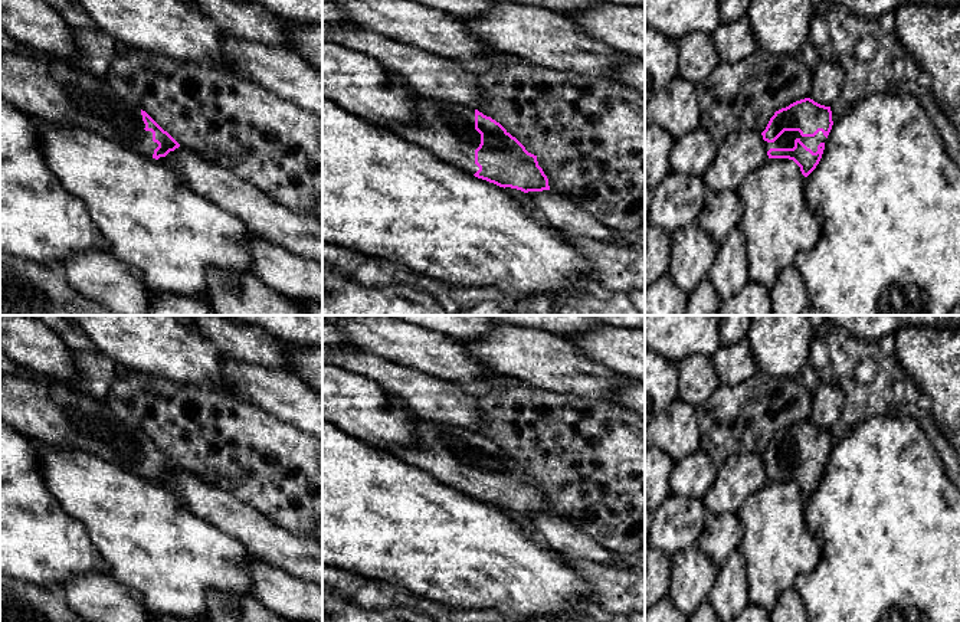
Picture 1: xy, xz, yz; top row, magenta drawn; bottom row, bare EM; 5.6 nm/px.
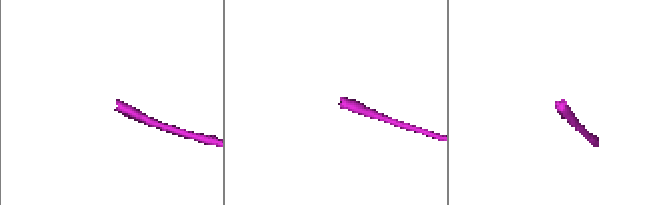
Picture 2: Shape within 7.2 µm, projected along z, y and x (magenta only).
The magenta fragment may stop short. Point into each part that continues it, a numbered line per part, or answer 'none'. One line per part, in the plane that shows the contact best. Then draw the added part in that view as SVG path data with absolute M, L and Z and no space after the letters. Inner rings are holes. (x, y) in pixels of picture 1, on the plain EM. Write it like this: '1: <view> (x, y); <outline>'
1: yz (786, 462); M784 454L774 465L764 464L766 474L770 471L793 471L796 461L799 461L813 475L818 474L820 465L826 465L826 459L822 454L815 459L802 459L799 454Z

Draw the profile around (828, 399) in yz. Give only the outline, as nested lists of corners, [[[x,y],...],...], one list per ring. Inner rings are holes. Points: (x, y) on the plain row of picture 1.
[[[822,383],[812,393],[810,422],[830,429],[839,419],[843,409],[843,392],[839,384]]]

